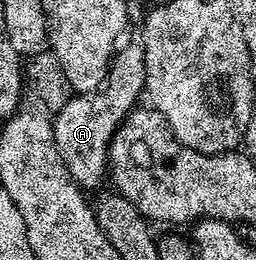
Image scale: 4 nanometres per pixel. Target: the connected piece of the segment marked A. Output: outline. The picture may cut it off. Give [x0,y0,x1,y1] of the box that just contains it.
[52,43,146,190]

